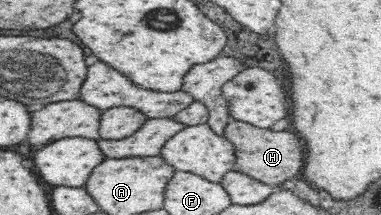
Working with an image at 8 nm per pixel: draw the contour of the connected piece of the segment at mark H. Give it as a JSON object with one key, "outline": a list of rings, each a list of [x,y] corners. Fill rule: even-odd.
{"outline":[[[232,119],[226,126],[226,136],[235,147],[237,160],[235,170],[242,172],[266,185],[280,189],[285,181],[300,175],[304,167],[304,149],[298,135],[290,131],[262,129],[249,123]]]}

